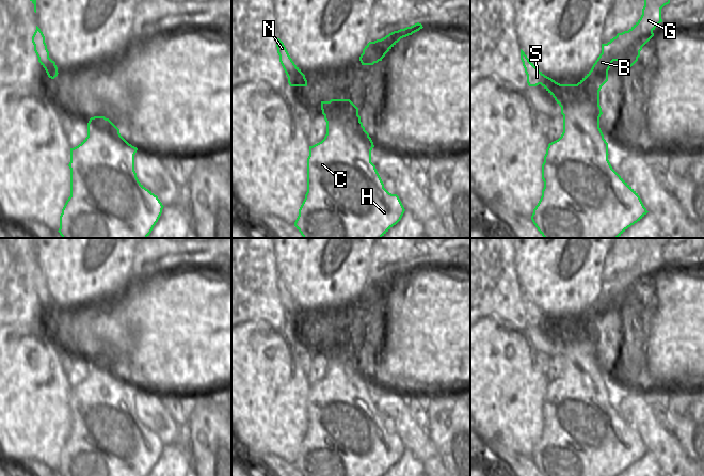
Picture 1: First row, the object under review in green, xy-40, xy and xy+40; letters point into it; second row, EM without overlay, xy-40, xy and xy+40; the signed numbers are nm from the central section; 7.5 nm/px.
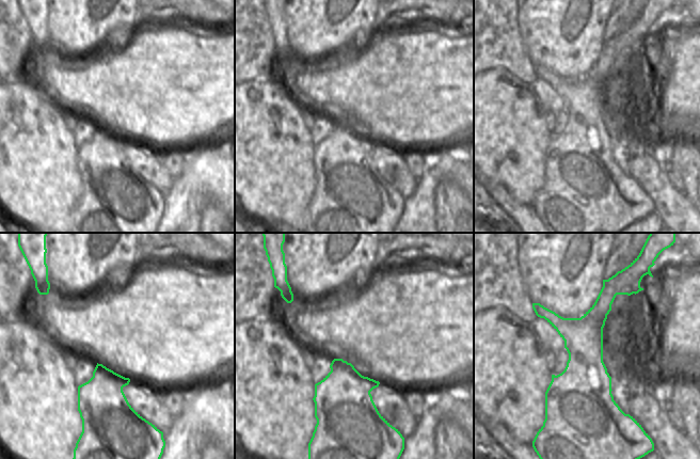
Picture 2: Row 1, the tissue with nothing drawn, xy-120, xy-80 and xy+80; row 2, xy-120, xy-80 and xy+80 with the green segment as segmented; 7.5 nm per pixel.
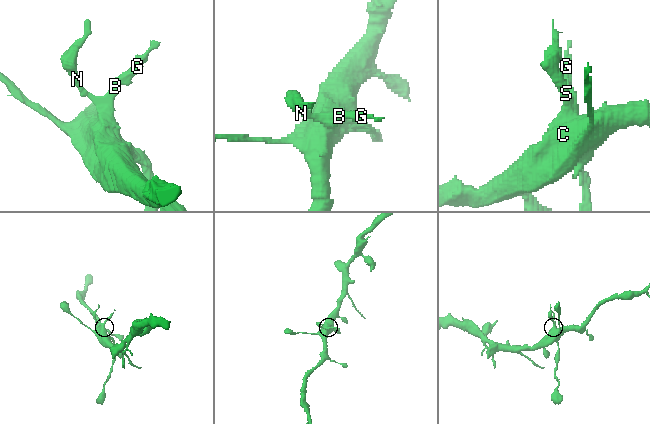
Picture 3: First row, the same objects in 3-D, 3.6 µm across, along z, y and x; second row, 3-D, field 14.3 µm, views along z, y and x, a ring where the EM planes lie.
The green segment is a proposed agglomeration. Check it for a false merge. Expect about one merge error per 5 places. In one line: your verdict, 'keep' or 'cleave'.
keep

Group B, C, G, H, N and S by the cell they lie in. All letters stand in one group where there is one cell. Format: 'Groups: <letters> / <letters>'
Groups: B C G H N S.

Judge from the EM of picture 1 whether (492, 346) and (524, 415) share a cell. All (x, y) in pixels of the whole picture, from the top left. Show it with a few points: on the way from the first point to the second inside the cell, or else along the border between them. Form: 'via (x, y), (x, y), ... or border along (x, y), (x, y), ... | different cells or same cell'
via (496, 363), (496, 380), (507, 398) | same cell

